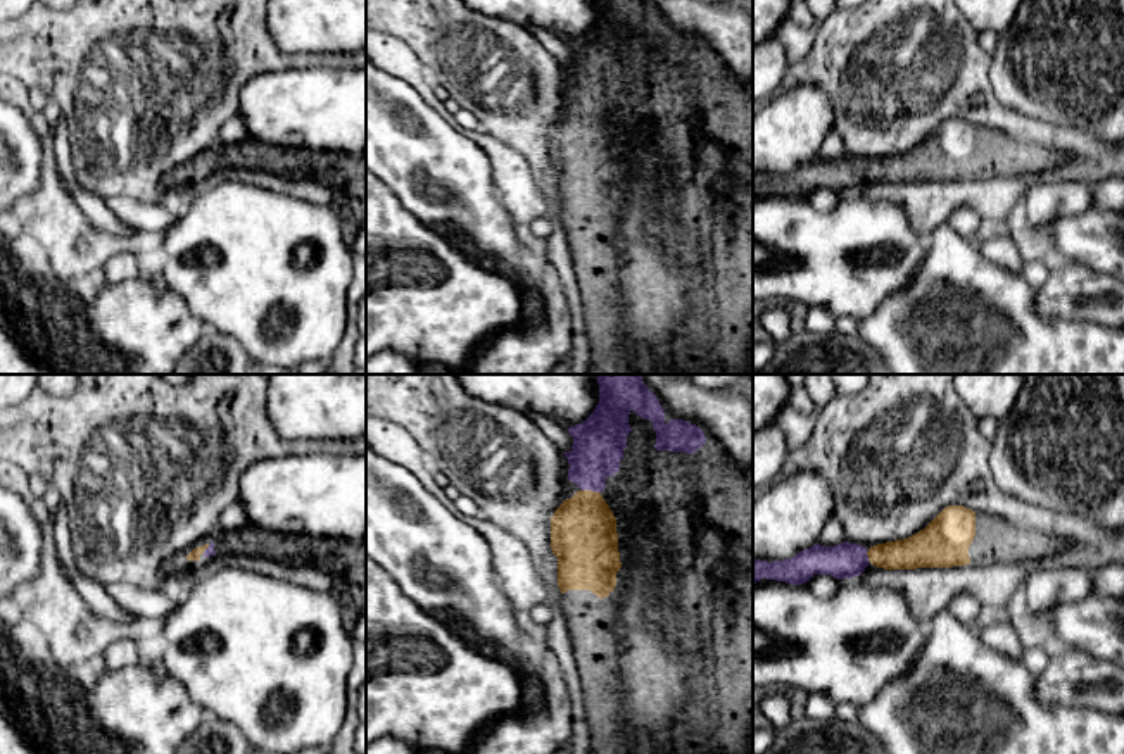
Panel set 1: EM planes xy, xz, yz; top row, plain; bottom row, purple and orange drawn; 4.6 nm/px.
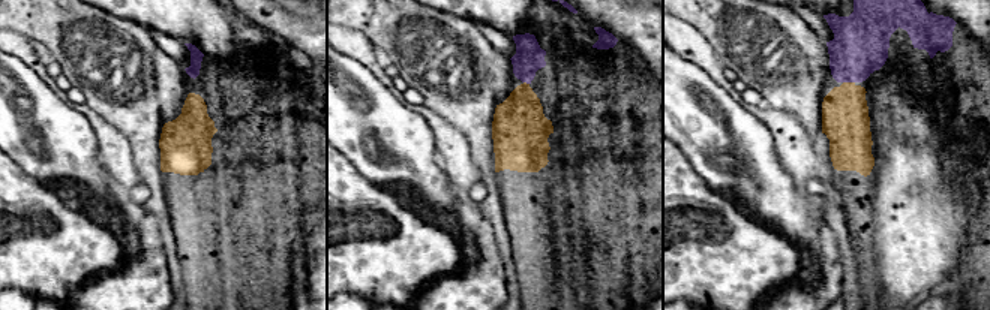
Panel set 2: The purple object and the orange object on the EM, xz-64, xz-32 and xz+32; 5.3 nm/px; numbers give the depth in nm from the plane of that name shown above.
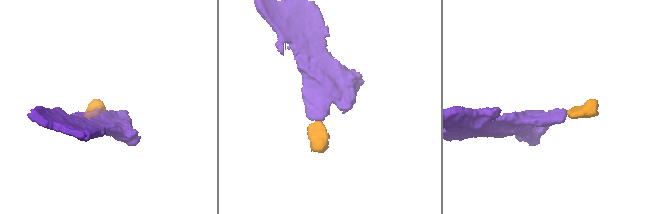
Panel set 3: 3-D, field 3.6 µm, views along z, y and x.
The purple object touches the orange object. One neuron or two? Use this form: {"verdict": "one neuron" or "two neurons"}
{"verdict": "one neuron"}

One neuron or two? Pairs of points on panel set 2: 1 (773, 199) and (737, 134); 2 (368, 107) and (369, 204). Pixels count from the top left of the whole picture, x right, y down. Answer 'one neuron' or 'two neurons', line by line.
1: one neuron
2: two neurons

